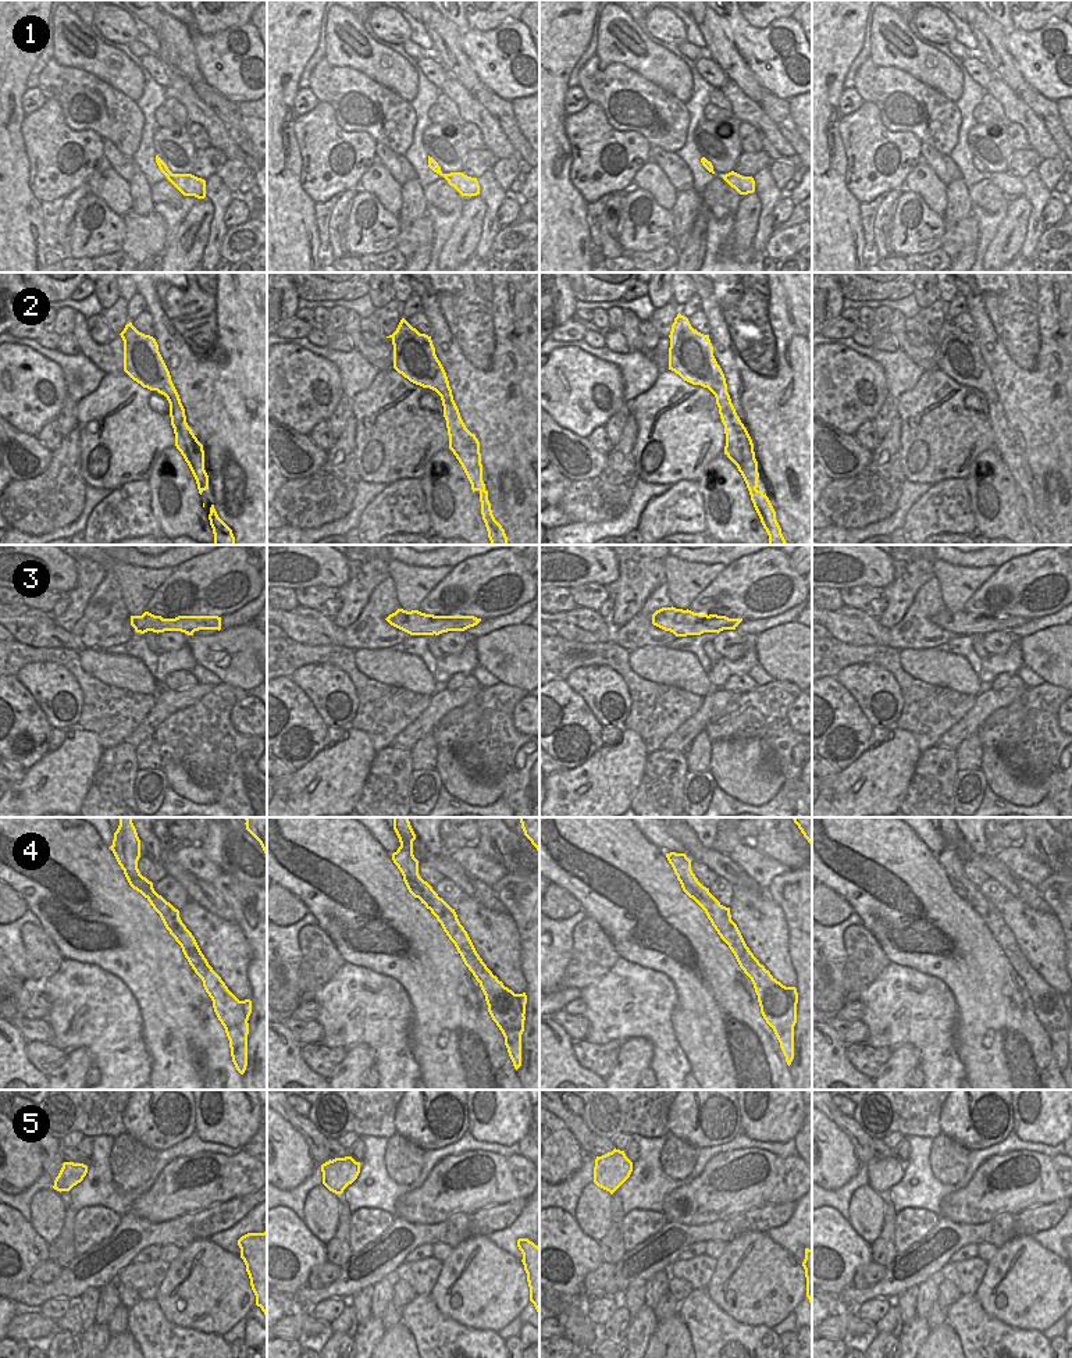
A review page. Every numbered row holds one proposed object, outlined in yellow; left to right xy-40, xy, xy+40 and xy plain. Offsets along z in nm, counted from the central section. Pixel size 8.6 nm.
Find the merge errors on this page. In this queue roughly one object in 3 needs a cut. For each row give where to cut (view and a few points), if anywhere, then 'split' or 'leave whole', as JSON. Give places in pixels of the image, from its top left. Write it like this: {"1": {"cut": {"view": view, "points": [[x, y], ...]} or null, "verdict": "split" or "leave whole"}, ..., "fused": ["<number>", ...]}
{"1": {"cut": null, "verdict": "leave whole"}, "2": {"cut": null, "verdict": "leave whole"}, "3": {"cut": null, "verdict": "leave whole"}, "4": {"cut": {"view": "xy-40", "points": [[124, 870], [139, 886], [148, 888], [148, 897]]}, "verdict": "split"}, "5": {"cut": null, "verdict": "leave whole"}, "fused": ["4"]}

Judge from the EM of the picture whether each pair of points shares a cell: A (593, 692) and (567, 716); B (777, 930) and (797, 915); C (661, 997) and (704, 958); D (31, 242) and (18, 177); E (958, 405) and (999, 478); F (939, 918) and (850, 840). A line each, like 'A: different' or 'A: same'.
A: different
B: different
C: different
D: same
E: different
F: same

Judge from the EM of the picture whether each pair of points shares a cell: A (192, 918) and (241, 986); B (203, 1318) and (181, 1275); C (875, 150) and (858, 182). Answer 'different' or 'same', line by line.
A: same
B: same
C: same

